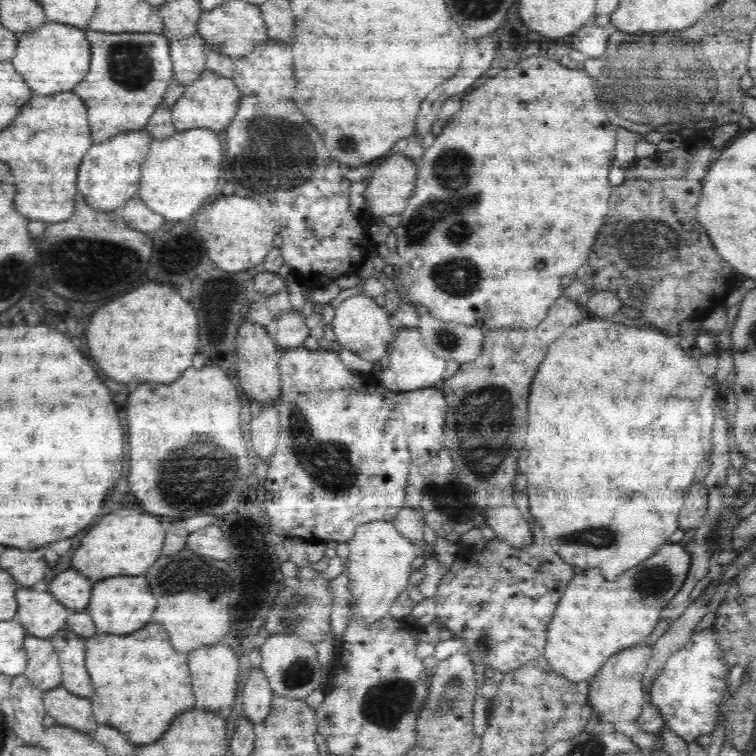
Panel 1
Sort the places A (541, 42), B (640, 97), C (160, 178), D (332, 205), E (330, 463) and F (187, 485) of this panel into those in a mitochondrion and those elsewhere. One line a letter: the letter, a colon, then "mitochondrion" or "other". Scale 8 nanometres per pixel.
A: other
B: mitochondrion
C: other
D: other
E: mitochondrion
F: mitochondrion

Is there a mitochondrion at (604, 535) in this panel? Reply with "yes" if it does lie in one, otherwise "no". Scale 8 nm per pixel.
yes

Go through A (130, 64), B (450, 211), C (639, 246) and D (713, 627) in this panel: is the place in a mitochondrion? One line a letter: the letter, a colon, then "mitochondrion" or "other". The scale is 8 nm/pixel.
A: mitochondrion
B: mitochondrion
C: mitochondrion
D: other

